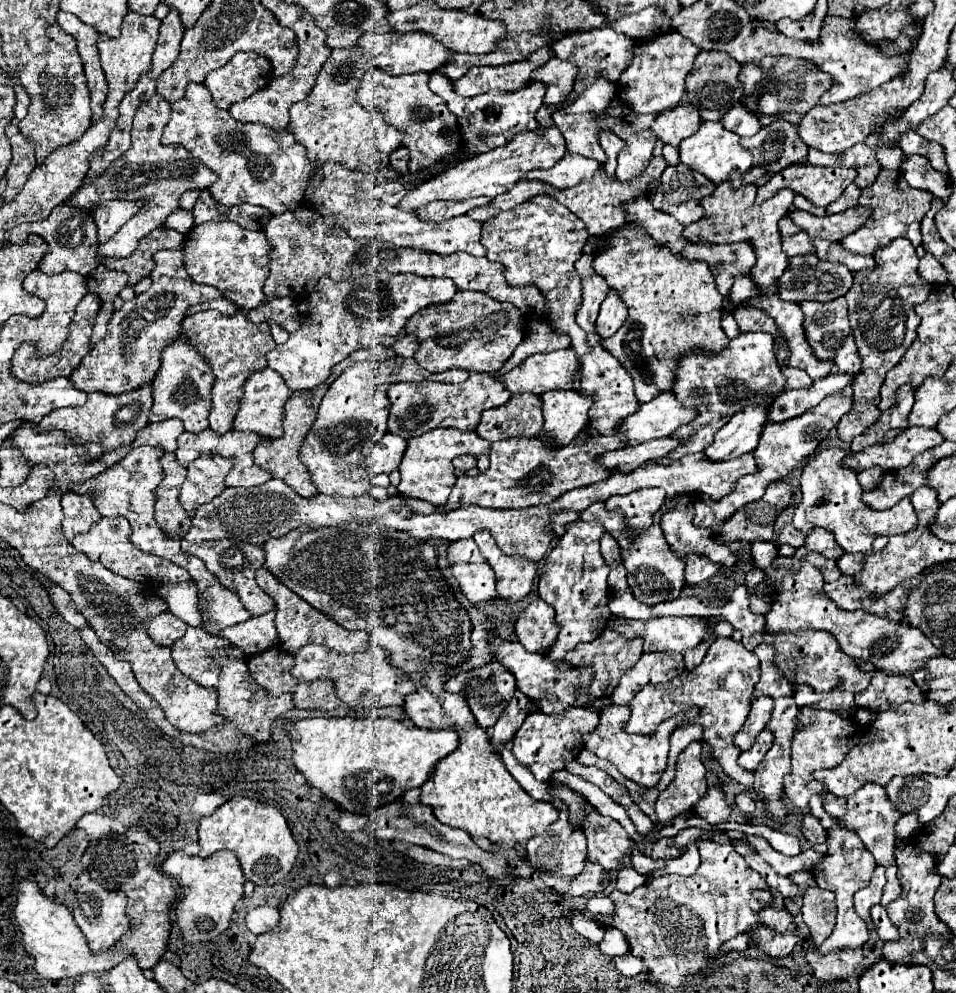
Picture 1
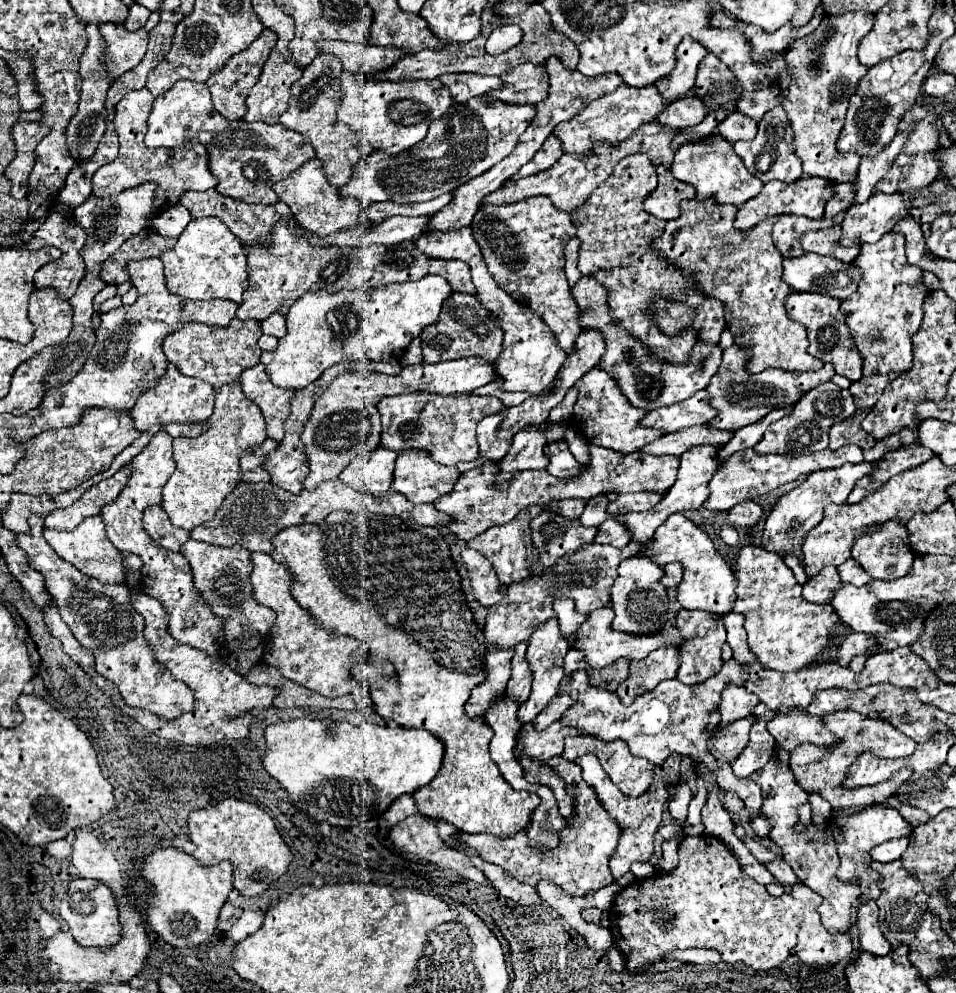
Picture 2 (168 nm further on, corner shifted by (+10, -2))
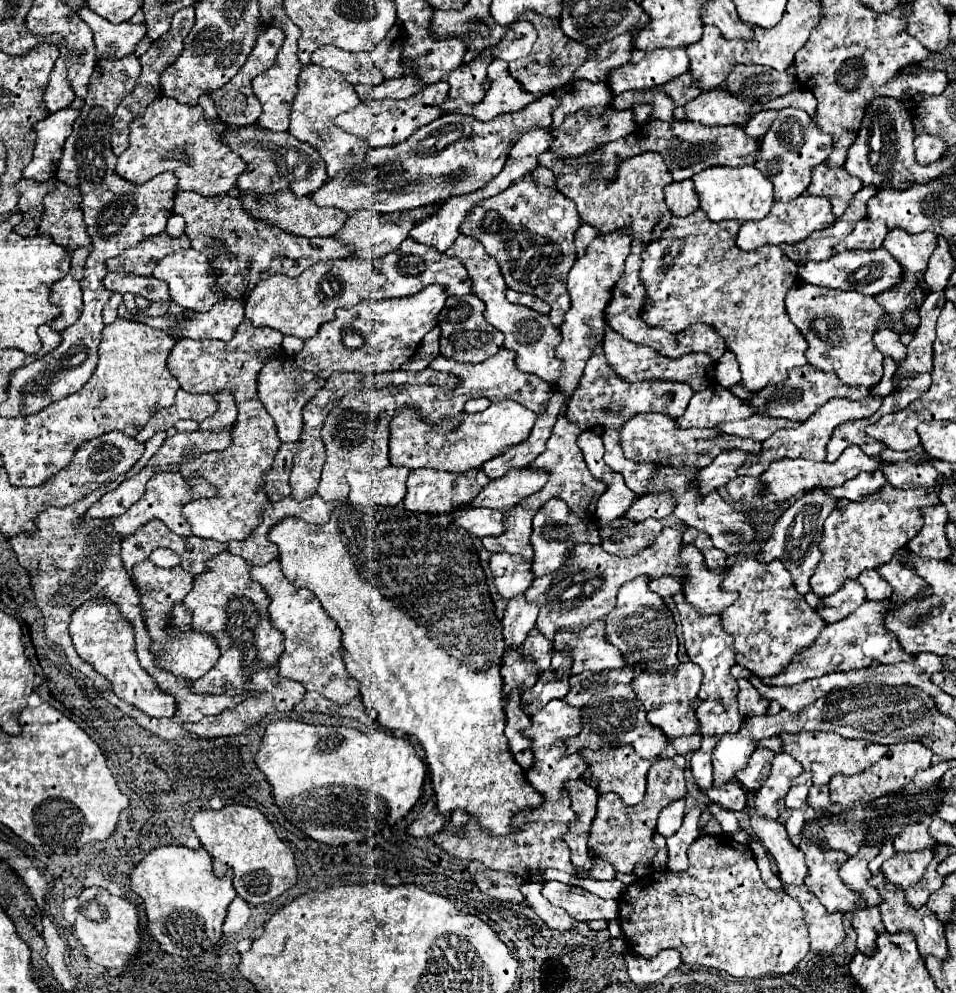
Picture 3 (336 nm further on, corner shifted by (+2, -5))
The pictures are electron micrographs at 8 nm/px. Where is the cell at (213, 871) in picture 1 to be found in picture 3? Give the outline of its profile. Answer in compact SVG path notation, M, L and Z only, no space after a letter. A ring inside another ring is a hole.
M176 845L152 849L138 863L138 869L132 871L130 887L144 899L148 933L158 939L160 949L174 957L190 957L194 963L198 955L220 941L226 909L236 897L232 871L224 877L216 877L212 859L204 849L194 851Z

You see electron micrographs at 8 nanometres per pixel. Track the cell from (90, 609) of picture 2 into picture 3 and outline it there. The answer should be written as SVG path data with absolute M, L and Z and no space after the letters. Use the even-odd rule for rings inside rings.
M94 597L82 603L70 621L70 635L76 647L76 653L88 661L100 675L104 675L112 683L112 691L126 703L134 705L136 709L152 715L152 717L174 717L178 705L172 693L162 691L154 677L144 673L136 657L136 641L134 641L134 627L132 623L120 613L120 609L106 601L104 597Z

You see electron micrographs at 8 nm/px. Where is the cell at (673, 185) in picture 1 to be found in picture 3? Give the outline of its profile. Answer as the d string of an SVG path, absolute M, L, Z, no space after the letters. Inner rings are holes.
M690 179L674 181L674 183L666 185L664 197L666 197L666 205L668 205L670 213L676 217L690 215L698 209L696 193L692 193L692 181Z

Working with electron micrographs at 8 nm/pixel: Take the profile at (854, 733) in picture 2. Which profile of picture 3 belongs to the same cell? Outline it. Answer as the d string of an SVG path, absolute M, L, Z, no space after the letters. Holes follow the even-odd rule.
M918 741L888 745L888 753L880 761L870 765L868 769L856 773L856 775L838 773L834 779L830 779L830 799L834 803L840 803L842 807L852 807L856 803L870 803L884 795L894 795L894 793L906 789L912 783L916 771L930 767L930 763L932 763L932 751Z

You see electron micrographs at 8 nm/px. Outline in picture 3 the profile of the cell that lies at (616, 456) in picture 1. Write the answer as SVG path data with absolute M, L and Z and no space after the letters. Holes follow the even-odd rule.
M752 415L752 417L742 419L742 421L720 423L716 429L718 429L722 435L732 435L732 437L740 437L740 439L764 441L764 439L768 439L776 429L780 429L780 427L792 427L792 425L798 425L798 421L784 421L784 419L776 419L776 417L758 417L758 415Z

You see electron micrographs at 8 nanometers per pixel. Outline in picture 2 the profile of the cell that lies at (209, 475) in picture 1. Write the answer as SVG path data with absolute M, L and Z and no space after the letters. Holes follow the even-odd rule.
M234 318L226 328L212 328L206 324L192 322L176 332L172 332L162 344L162 350L168 358L168 362L172 362L184 376L194 376L204 382L210 382L216 390L216 408L214 408L214 414L208 418L210 428L204 434L200 434L198 438L176 437L173 439L173 459L176 462L176 472L170 476L170 480L164 486L162 508L166 510L170 522L178 528L192 530L196 526L210 522L214 518L216 508L220 508L220 502L224 502L224 498L242 482L242 476L240 476L242 452L256 446L256 444L262 444L268 438L260 408L256 408L244 396L244 392L240 388L242 370L256 366L260 362L260 354L262 354L262 350L258 348L260 336L262 336L260 322L256 322L256 320L242 322L242 320Z

